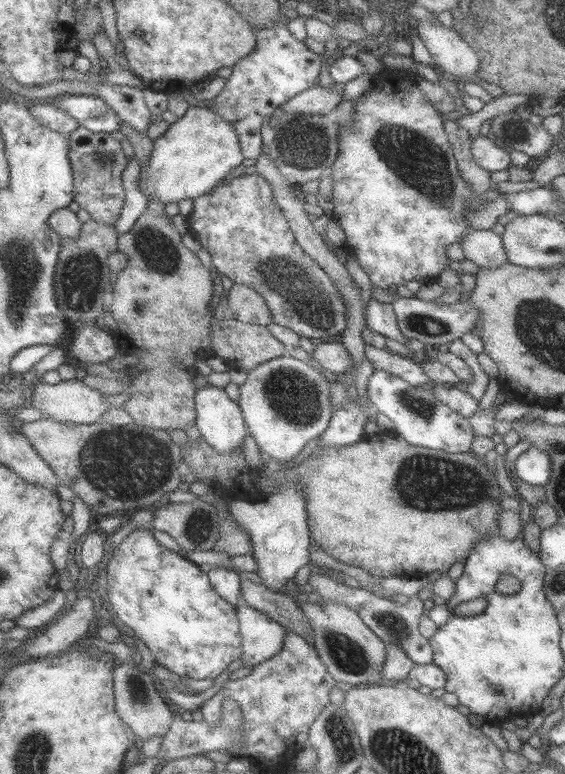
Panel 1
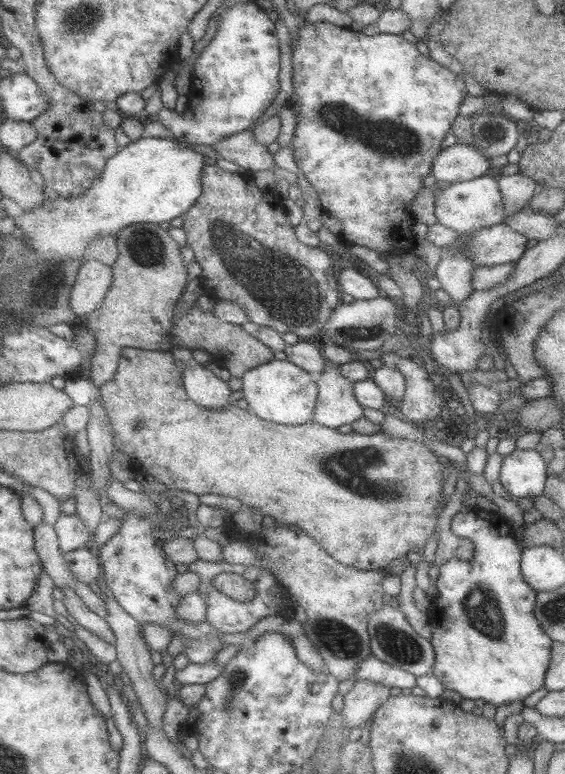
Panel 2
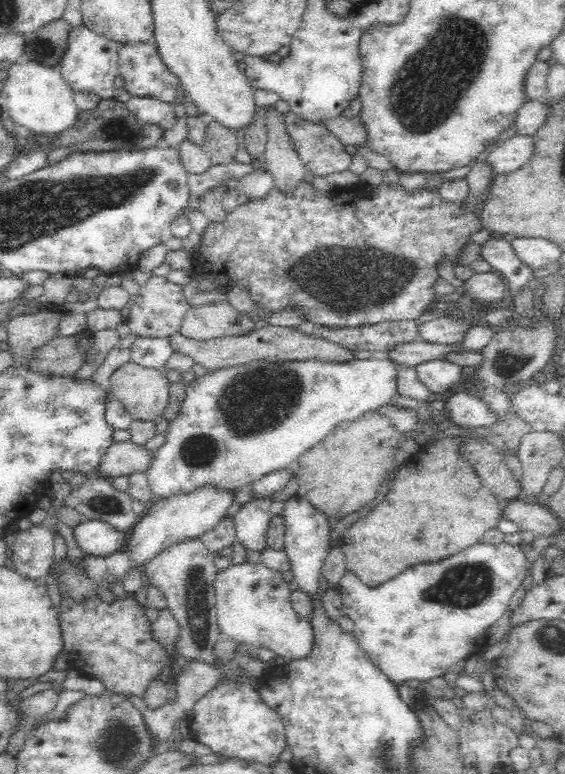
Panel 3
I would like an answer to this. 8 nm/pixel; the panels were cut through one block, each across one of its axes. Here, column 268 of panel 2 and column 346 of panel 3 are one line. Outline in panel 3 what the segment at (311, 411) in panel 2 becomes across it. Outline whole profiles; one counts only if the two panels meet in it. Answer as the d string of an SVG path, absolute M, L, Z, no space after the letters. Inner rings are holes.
M374 354L370 358L354 359L347 363L320 362L312 359L292 362L254 361L209 372L203 377L198 377L194 382L185 386L185 401L181 408L182 412L172 421L170 432L165 436L163 445L157 450L155 459L145 472L147 483L152 489L154 498L162 499L170 496L170 494L188 492L188 490L194 490L196 486L204 486L204 484L244 486L248 482L262 478L276 468L284 468L284 466L295 463L305 450L308 450L312 444L320 442L320 438L330 434L339 422L354 420L354 418L362 416L366 410L376 411L378 406L392 402L391 398L397 393L397 376L400 369L402 369L402 364L392 360L389 356L378 358Z

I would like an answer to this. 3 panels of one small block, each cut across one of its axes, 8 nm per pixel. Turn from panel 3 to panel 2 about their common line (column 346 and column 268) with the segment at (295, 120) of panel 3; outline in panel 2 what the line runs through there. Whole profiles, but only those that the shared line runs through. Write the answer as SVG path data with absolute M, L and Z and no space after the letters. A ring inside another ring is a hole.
M251 129L232 135L232 138L213 146L222 159L235 162L247 173L271 170L278 172L274 155L268 146L256 139Z

